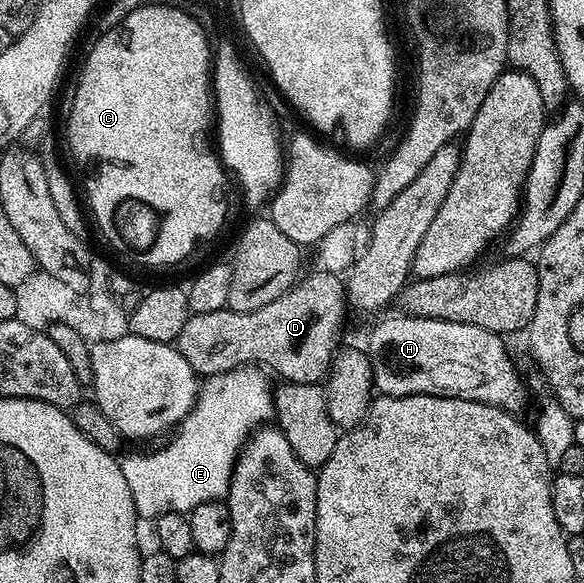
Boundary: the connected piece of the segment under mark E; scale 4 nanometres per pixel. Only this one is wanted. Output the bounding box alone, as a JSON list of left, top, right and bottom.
[119,364,274,520]

